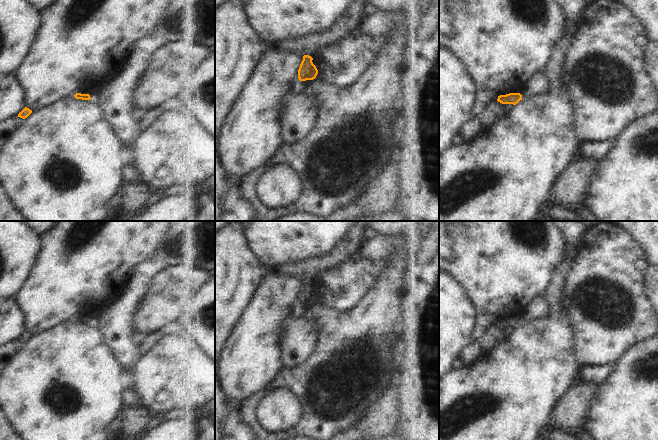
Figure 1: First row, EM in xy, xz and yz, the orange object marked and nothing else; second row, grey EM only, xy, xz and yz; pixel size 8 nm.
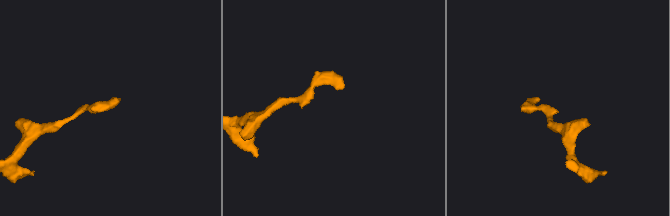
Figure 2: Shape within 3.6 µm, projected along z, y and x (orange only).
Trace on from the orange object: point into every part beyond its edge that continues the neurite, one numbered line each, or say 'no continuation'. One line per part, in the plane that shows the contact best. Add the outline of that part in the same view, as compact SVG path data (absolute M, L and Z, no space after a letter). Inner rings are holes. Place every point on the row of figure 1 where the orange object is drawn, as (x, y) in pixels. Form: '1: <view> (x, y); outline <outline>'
no continuation

